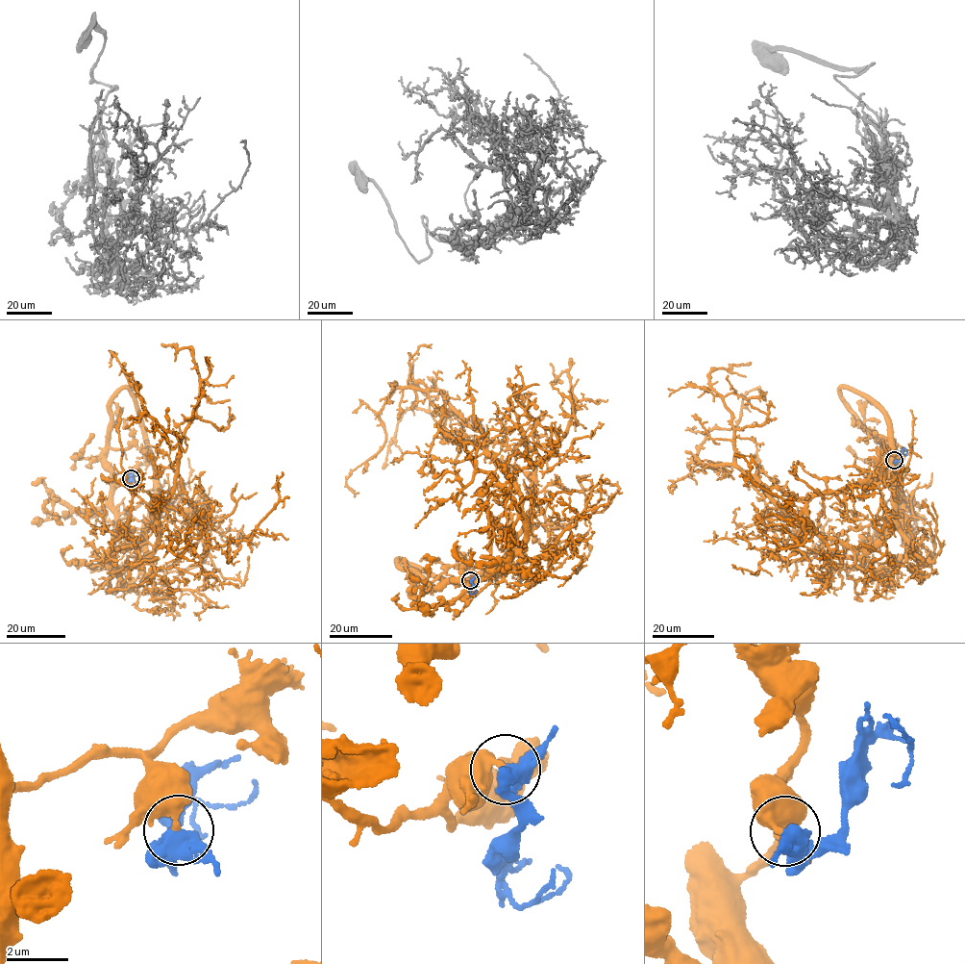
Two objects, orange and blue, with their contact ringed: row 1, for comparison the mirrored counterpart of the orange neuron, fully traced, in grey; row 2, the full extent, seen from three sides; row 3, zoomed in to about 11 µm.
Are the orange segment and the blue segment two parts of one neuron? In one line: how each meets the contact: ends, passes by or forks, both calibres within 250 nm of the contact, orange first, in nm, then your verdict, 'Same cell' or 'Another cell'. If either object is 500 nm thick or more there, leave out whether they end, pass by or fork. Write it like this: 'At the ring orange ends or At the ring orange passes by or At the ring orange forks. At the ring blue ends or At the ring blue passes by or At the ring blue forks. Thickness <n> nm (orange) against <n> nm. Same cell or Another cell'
At the ring orange ends. At the ring blue passes by. Thickness 360 nm (orange) against 480 nm. Another cell

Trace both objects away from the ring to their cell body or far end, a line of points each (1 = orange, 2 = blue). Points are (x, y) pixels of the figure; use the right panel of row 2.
1: (894, 460), (905, 515), (867, 547), (793, 522), (746, 473), (694, 461), (749, 392), (766, 401)
2: (894, 460), (899, 460), (900, 453), (906, 450), (903, 448)

